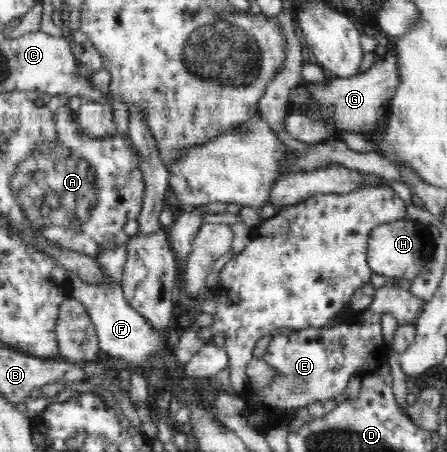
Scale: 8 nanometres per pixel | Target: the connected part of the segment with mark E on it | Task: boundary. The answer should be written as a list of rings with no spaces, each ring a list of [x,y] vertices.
[[[386,284],[375,289],[373,302],[356,317],[354,323],[328,325],[324,328],[307,327],[292,330],[288,335],[276,335],[270,341],[263,359],[276,372],[278,377],[262,392],[248,387],[240,395],[246,402],[245,415],[264,414],[268,418],[260,432],[276,421],[289,421],[288,415],[294,409],[302,409],[316,402],[322,405],[335,399],[346,390],[351,375],[360,378],[376,374],[381,365],[387,363],[386,351],[389,346],[383,339],[381,319],[385,312],[393,312],[399,322],[414,323],[423,309],[424,301],[414,296],[410,290]]]

